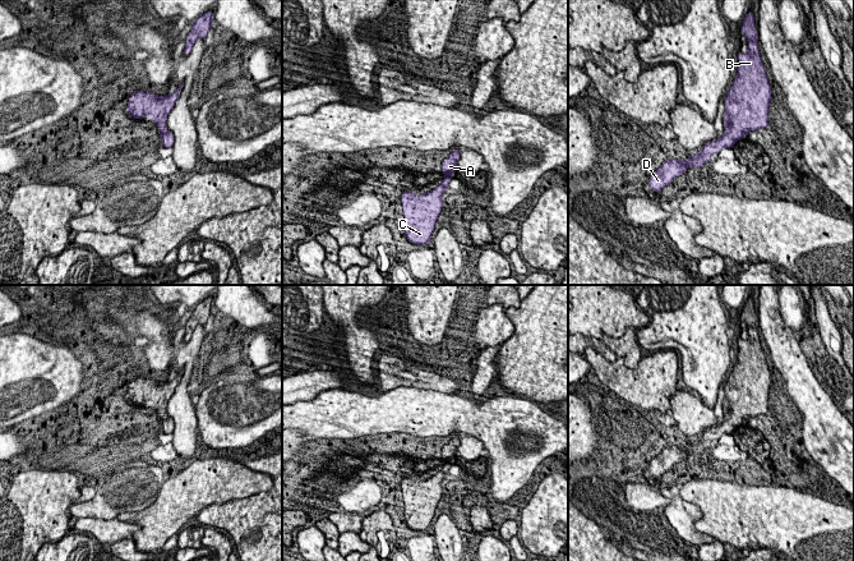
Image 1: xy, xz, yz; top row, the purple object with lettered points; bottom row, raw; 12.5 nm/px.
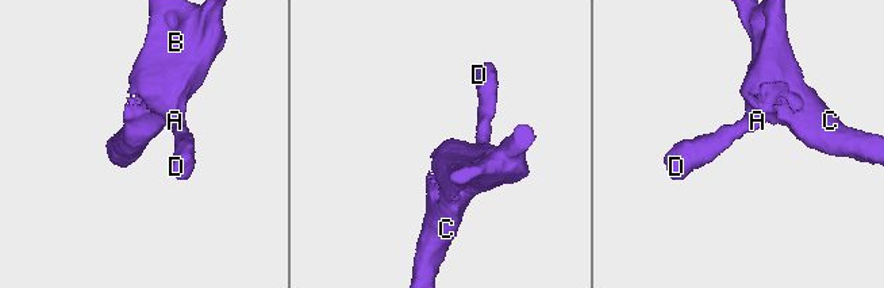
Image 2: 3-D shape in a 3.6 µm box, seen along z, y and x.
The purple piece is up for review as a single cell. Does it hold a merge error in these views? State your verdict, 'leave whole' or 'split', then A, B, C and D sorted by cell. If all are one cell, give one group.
leave whole; groups A B C D

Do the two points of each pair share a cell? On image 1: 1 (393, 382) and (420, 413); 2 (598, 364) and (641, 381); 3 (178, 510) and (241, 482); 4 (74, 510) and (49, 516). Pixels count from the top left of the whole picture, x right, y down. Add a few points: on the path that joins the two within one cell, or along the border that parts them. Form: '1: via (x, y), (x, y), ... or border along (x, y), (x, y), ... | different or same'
1: border along (418, 387), (397, 386), (373, 396), (369, 395) | different
2: via (608, 373), (614, 375), (622, 381), (631, 381) | same
3: via (193, 495), (206, 482), (226, 482) | same
4: border along (72, 502), (68, 515) | different

